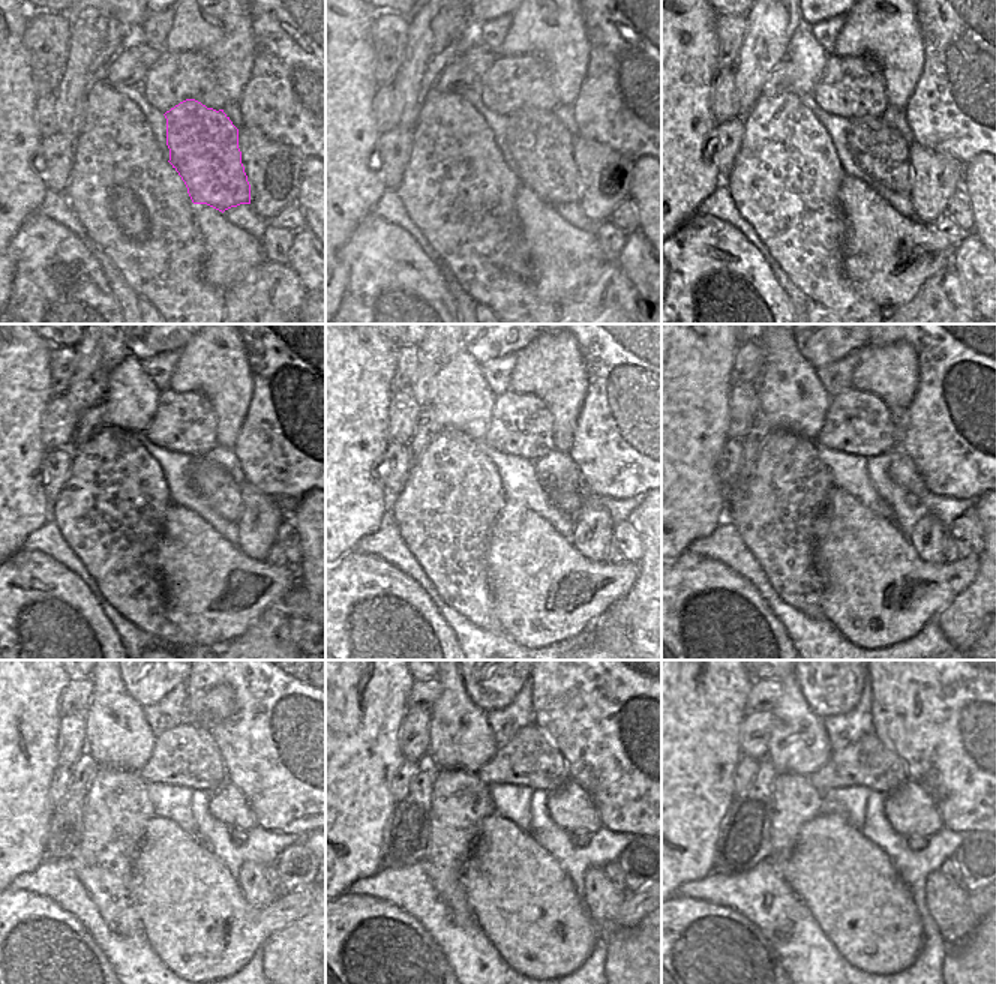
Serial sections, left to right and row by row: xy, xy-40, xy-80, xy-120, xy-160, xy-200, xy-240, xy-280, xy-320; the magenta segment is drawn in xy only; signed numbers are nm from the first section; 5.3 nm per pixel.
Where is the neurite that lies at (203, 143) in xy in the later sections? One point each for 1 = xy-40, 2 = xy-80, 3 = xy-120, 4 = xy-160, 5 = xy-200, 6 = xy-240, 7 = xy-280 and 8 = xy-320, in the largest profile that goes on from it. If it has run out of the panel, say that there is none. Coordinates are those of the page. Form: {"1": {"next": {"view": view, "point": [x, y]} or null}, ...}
{"1": {"next": {"view": "xy-40", "point": [543, 150]}}, "2": {"next": {"view": "xy-80", "point": [879, 152]}}, "3": {"next": {"view": "xy-120", "point": [209, 480]}}, "4": {"next": {"view": "xy-160", "point": [569, 503]}}, "5": {"next": {"view": "xy-200", "point": [911, 498]}}, "6": {"next": {"view": "xy-240", "point": [237, 836]}}, "7": {"next": {"view": "xy-280", "point": [579, 840]}}, "8": {"next": {"view": "xy-320", "point": [914, 843]}}}

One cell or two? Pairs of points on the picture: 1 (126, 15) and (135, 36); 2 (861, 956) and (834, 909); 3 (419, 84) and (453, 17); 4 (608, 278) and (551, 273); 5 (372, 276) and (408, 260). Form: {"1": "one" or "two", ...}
{"1": "one", "2": "one", "3": "one", "4": "two", "5": "one"}

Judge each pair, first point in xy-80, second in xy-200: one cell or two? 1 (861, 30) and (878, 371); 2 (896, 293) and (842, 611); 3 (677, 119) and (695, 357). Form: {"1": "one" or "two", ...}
{"1": "one", "2": "one", "3": "one"}

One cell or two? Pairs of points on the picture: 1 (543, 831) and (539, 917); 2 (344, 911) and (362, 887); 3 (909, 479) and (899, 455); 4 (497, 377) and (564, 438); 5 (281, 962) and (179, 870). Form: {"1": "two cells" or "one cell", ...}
{"1": "two cells", "2": "two cells", "3": "one cell", "4": "two cells", "5": "two cells"}

